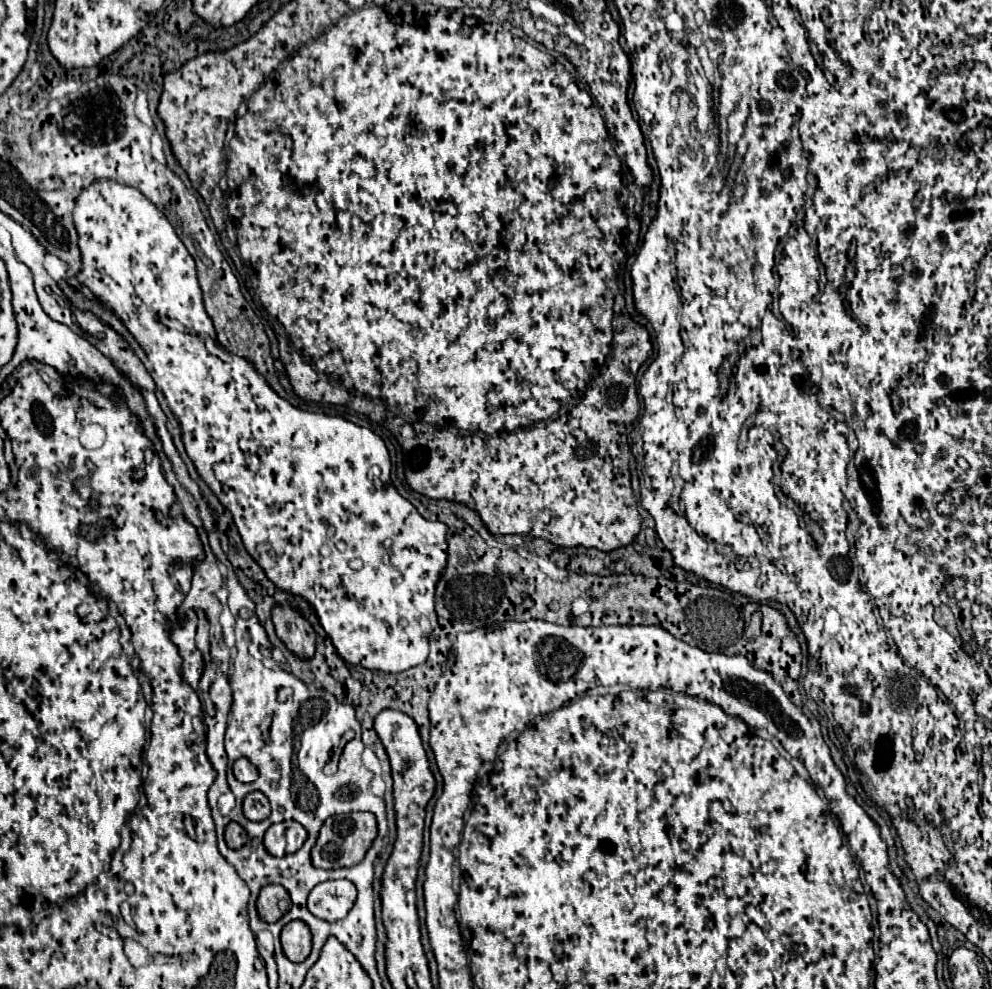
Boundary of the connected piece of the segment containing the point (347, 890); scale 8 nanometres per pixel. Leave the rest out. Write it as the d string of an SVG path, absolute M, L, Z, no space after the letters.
M348 879L318 883L308 895L308 911L324 921L338 921L348 915L356 901L356 887Z

